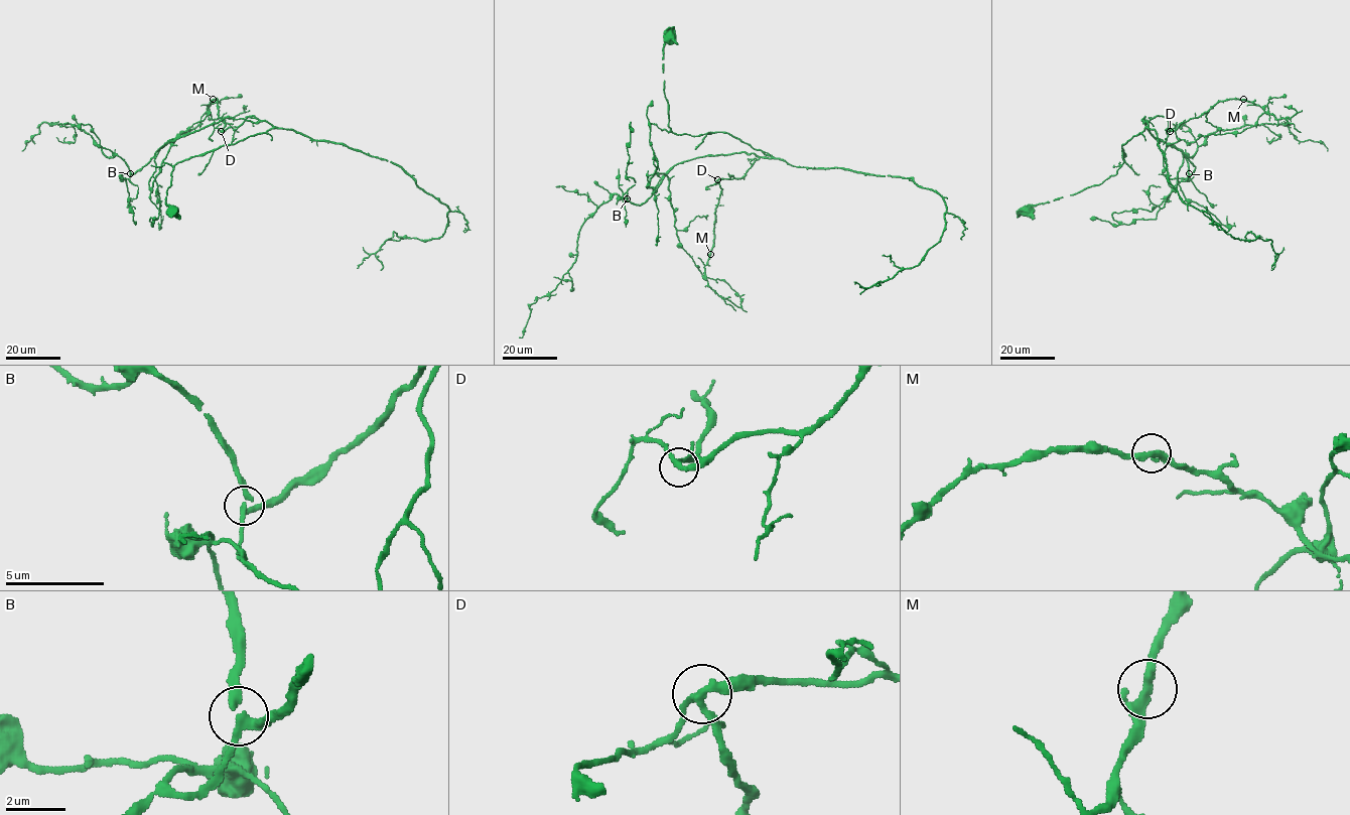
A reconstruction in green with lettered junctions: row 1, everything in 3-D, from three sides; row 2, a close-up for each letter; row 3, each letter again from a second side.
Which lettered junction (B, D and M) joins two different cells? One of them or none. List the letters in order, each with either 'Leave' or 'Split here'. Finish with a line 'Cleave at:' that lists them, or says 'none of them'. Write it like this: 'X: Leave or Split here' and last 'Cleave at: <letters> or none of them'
B: Leave
D: Leave
M: Leave
Cleave at: none of them

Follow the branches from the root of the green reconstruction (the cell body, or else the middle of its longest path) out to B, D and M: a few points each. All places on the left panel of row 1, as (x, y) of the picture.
B: (171, 211), (165, 196), (175, 163), (273, 126), (265, 121), (226, 117), (169, 140), (130, 173)
D: (171, 211), (165, 196), (175, 163), (265, 133), (273, 126), (249, 116), (239, 126), (221, 131)
M: (171, 211), (165, 196), (175, 163), (273, 126), (249, 116), (221, 131), (224, 123), (213, 99)

